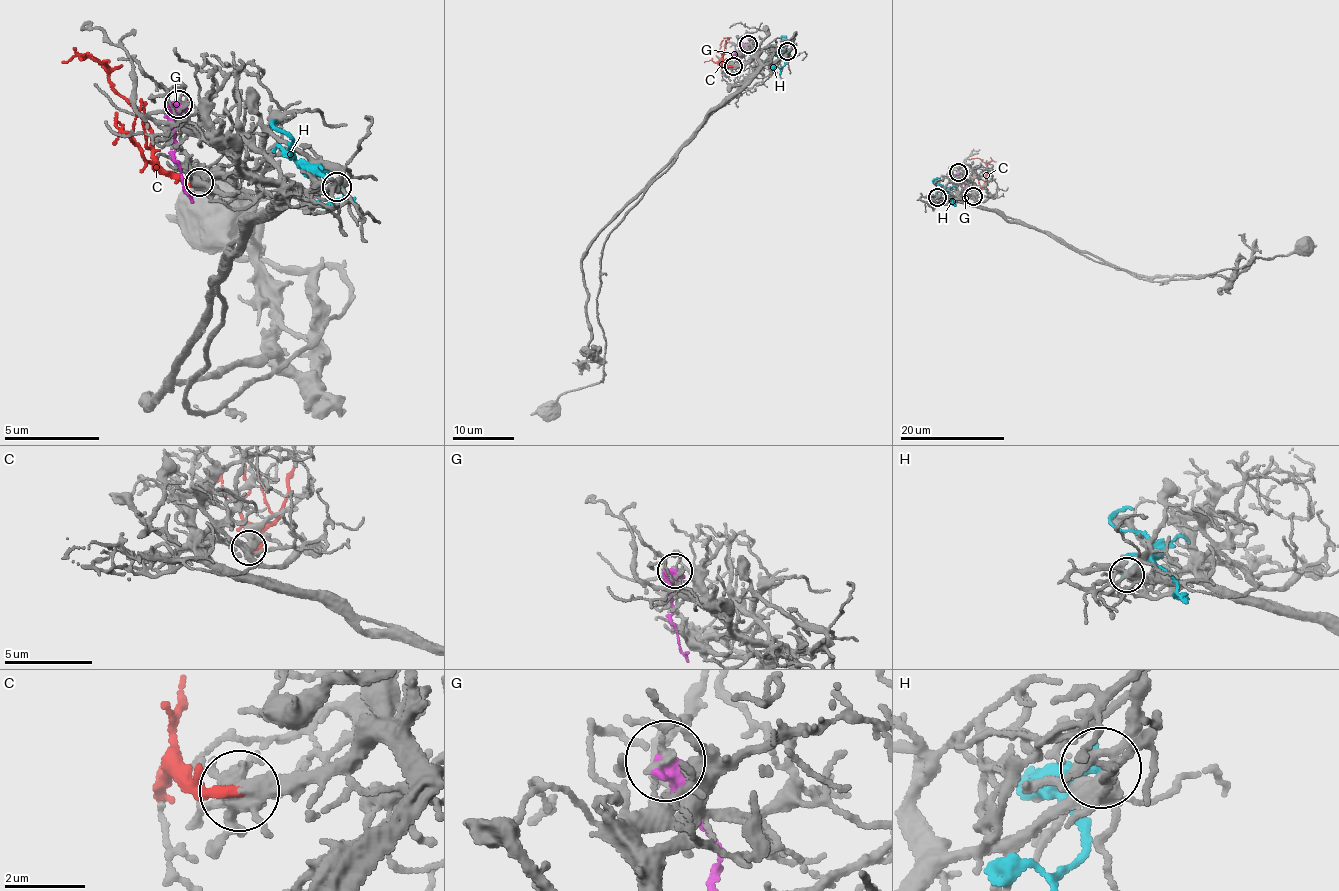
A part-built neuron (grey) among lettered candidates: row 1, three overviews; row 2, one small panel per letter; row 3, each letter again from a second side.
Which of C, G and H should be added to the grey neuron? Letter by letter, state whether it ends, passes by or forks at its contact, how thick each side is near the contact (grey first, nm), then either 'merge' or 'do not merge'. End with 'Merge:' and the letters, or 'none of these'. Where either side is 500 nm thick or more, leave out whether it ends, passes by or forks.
C: it ends there; 340 nm thick on the grey side, 240 nm on the other; merge
G: 130 nm thick on the grey side, 600 nm on the other; do not merge
H: it ends there; 360 nm thick on the grey side, 200 nm on the other; do not merge
Merge: C

